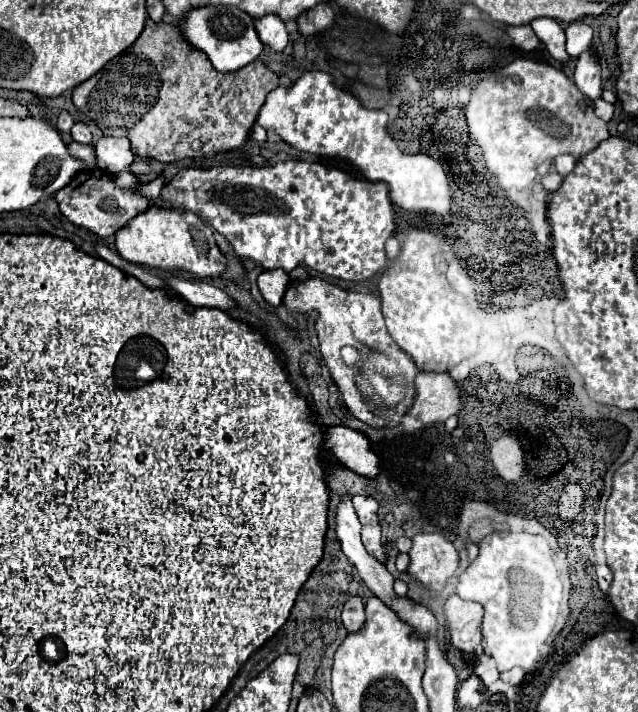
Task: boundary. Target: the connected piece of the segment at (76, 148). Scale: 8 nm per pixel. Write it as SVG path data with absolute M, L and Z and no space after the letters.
M67 142L67 148L71 152L73 158L81 160L85 166L89 168L95 168L95 148L93 146L87 146L87 144L79 144L79 142Z

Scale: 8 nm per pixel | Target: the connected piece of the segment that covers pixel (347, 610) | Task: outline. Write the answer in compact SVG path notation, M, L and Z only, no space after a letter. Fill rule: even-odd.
M349 596L345 606L343 606L343 612L341 612L341 620L347 628L347 632L355 632L363 626L363 620L365 620L365 604L361 600L361 596Z

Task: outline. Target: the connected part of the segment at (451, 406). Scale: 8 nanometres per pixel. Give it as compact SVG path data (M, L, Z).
M419 372L415 376L415 398L409 408L409 416L419 418L423 424L445 422L461 408L459 390L449 374L443 372Z

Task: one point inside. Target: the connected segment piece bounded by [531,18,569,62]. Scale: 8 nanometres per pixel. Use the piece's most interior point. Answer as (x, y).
(549, 31)

